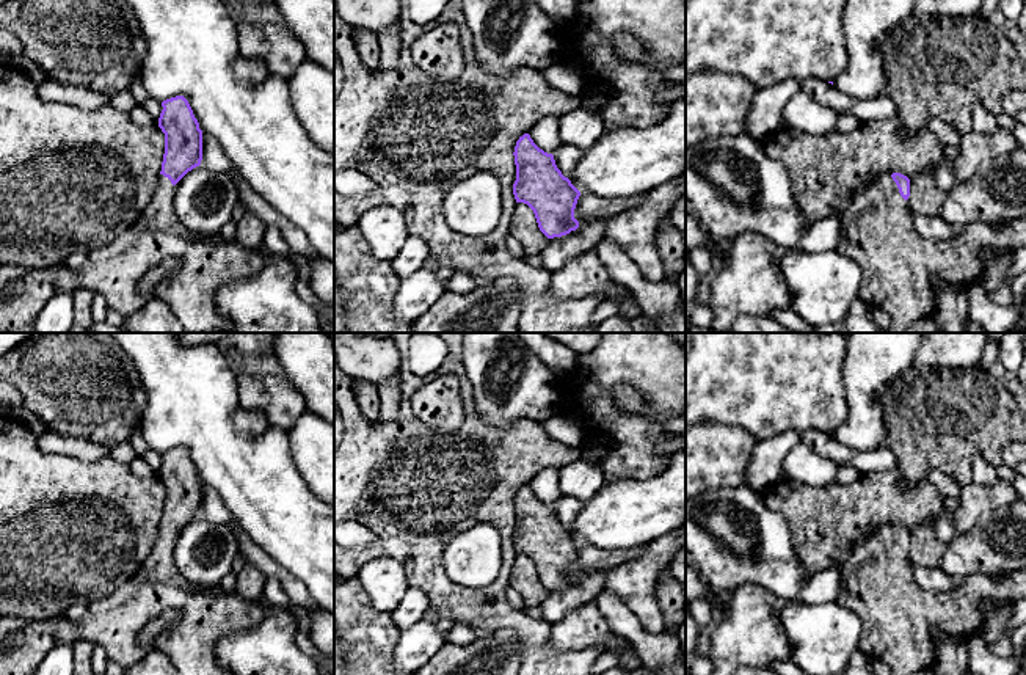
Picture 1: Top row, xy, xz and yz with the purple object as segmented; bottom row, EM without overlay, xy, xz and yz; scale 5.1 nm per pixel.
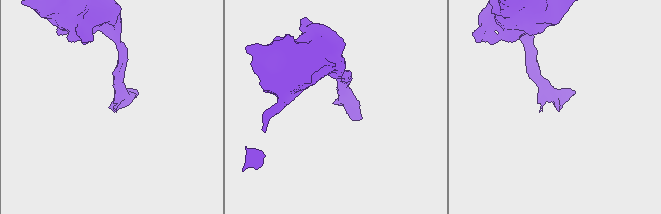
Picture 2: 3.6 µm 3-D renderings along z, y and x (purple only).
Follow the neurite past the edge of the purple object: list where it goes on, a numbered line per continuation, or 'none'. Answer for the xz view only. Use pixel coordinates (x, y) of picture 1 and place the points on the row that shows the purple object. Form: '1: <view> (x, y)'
none

